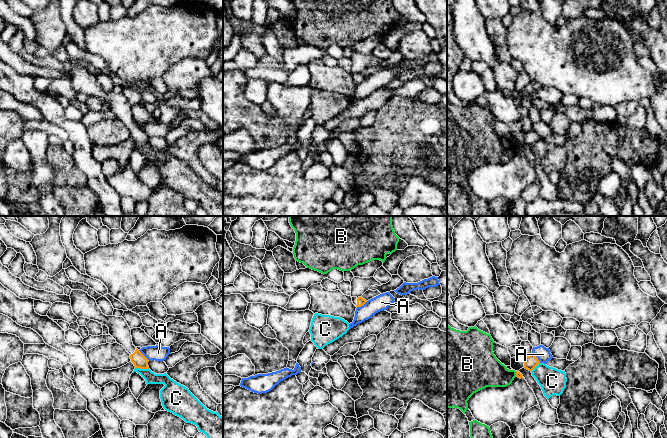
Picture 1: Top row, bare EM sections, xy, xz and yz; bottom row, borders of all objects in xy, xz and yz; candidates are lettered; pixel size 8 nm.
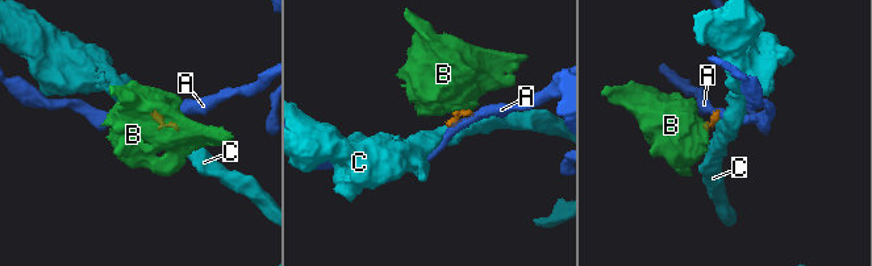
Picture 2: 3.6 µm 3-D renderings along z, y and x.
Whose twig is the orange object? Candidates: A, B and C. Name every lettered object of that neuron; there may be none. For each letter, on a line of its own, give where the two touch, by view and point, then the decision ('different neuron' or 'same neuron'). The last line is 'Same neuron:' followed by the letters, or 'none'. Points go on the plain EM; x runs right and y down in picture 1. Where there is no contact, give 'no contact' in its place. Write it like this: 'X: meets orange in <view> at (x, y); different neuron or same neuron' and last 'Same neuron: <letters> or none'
A: meets orange in xy at (143, 131); different neuron
B: meets orange in yz at (516, 150); different neuron
C: meets orange in xy at (142, 144); different neuron
Same neuron: none

